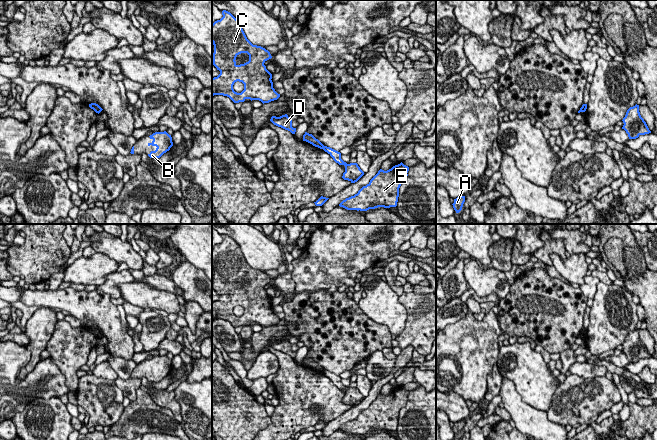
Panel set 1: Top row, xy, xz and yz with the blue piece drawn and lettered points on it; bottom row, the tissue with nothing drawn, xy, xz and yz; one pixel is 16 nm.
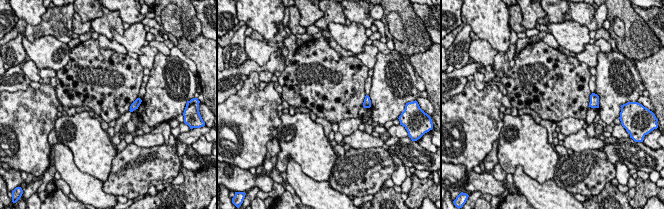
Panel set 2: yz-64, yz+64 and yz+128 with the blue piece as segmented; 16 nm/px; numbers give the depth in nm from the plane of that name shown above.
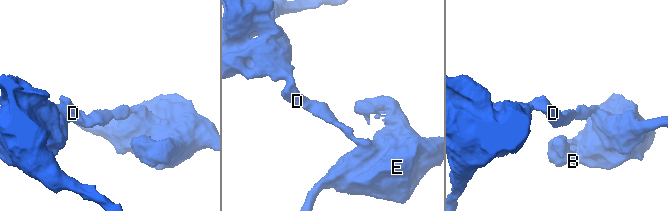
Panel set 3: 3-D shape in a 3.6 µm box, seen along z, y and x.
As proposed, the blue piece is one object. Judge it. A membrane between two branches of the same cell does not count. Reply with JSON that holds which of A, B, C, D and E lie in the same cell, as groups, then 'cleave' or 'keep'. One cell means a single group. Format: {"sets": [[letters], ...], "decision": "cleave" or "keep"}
{"sets": [["A", "C", "D"], ["B", "E"]], "decision": "cleave"}

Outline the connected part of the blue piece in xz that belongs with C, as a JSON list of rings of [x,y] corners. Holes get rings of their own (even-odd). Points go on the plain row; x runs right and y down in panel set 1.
[[[223,234],[222,239],[220,244],[212,248],[213,289],[220,295],[217,301],[212,302],[212,320],[227,320],[234,327],[244,326],[246,323],[259,324],[263,328],[277,324],[280,318],[273,312],[272,298],[264,289],[267,284],[272,282],[270,276],[261,270],[253,269],[247,263],[240,246],[230,236]],[[241,277],[247,277],[249,285],[237,289],[235,284]],[[237,305],[244,308],[244,314],[241,317],[237,317],[233,313],[233,309]]]

